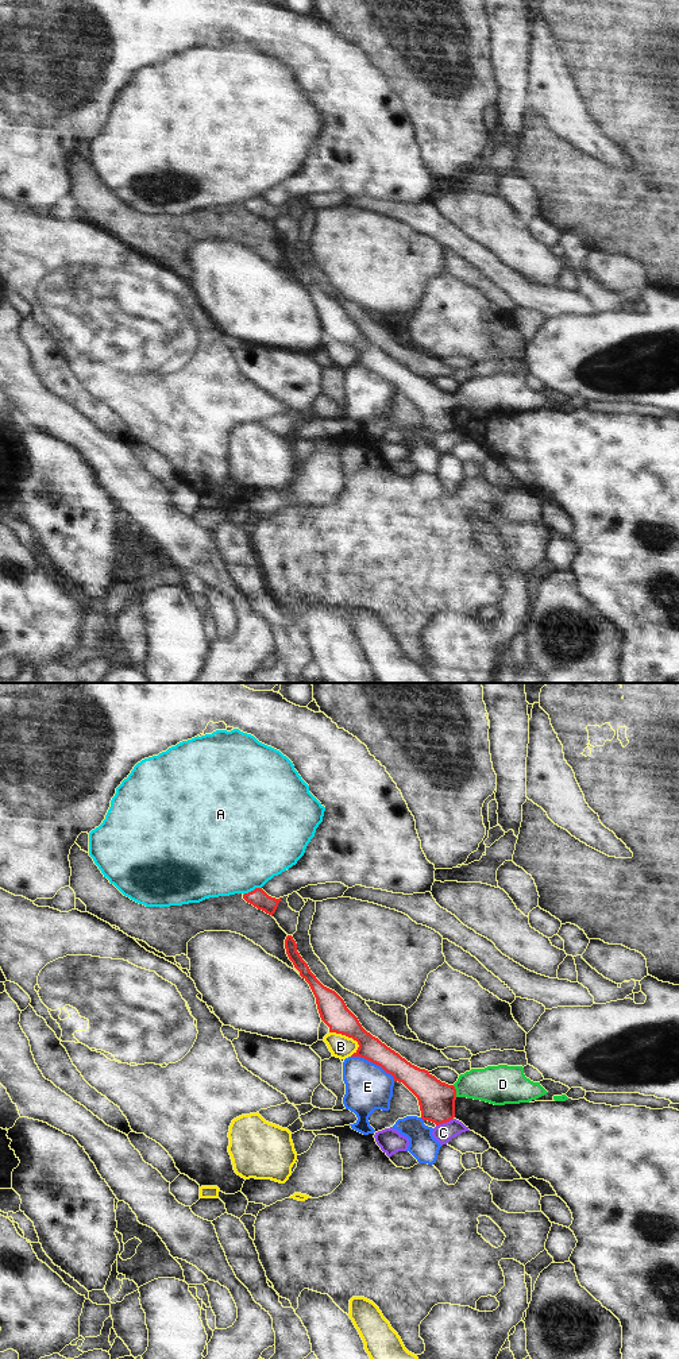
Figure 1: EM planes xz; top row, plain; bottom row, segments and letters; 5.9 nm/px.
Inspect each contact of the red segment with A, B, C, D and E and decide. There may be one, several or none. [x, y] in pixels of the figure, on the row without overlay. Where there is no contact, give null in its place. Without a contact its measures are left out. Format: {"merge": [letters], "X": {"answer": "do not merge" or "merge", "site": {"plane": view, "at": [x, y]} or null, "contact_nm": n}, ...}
{"merge": ["D"], "A": {"answer": "do not merge", "site": {"plane": "xz", "at": [251, 200]}, "contact_nm": 120}, "B": {"answer": "do not merge", "site": {"plane": "xz", "at": [348, 346]}, "contact_nm": 200}, "C": {"answer": "do not merge", "site": {"plane": "xz", "at": [444, 431]}, "contact_nm": 120}, "D": {"answer": "merge", "site": {"plane": "xz", "at": [455, 400]}, "contact_nm": 80}, "E": {"answer": "do not merge", "site": {"plane": "xz", "at": [374, 371]}, "contact_nm": 300}}

